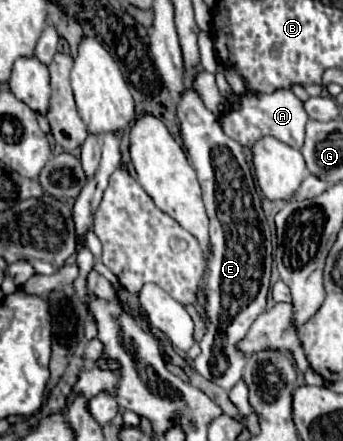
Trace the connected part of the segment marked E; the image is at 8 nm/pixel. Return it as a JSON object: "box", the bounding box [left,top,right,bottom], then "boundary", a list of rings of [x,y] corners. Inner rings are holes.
{"box":[177,85,273,391],"boundary":[[[187,85],[185,91],[177,99],[177,117],[181,121],[183,147],[187,151],[189,163],[197,171],[197,177],[199,177],[199,183],[203,189],[203,201],[205,201],[207,215],[211,221],[209,233],[211,233],[211,243],[213,243],[213,255],[207,263],[207,277],[205,277],[205,281],[207,281],[205,313],[209,317],[209,323],[207,323],[207,333],[205,333],[203,341],[199,343],[201,355],[195,359],[195,369],[205,379],[211,379],[213,383],[217,383],[219,387],[229,391],[241,379],[243,367],[245,367],[245,357],[235,349],[235,343],[245,337],[251,323],[265,311],[269,277],[271,277],[271,263],[273,263],[271,229],[269,229],[267,217],[263,213],[261,197],[257,193],[257,187],[255,187],[255,181],[251,175],[251,167],[249,167],[249,161],[247,161],[243,147],[237,141],[229,139],[221,131],[219,117],[203,105],[201,95],[191,85]]]}

